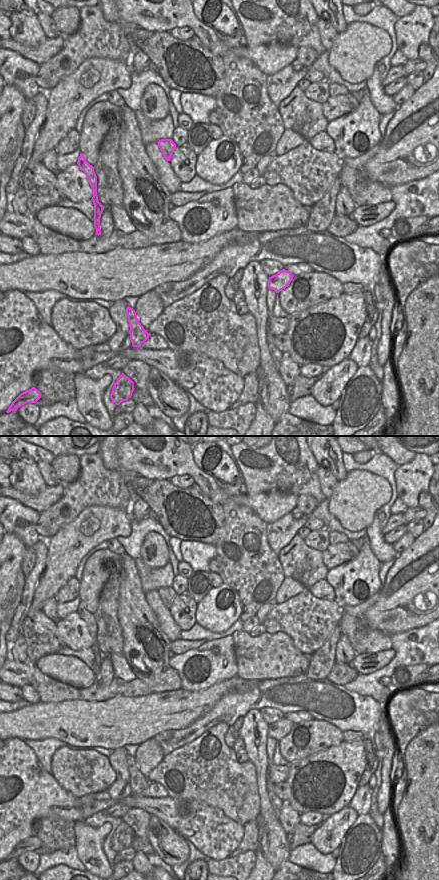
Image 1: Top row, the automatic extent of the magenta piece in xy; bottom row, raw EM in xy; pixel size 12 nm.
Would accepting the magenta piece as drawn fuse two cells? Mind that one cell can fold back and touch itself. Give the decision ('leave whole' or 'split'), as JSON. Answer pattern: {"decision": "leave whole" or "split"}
{"decision": "split"}

